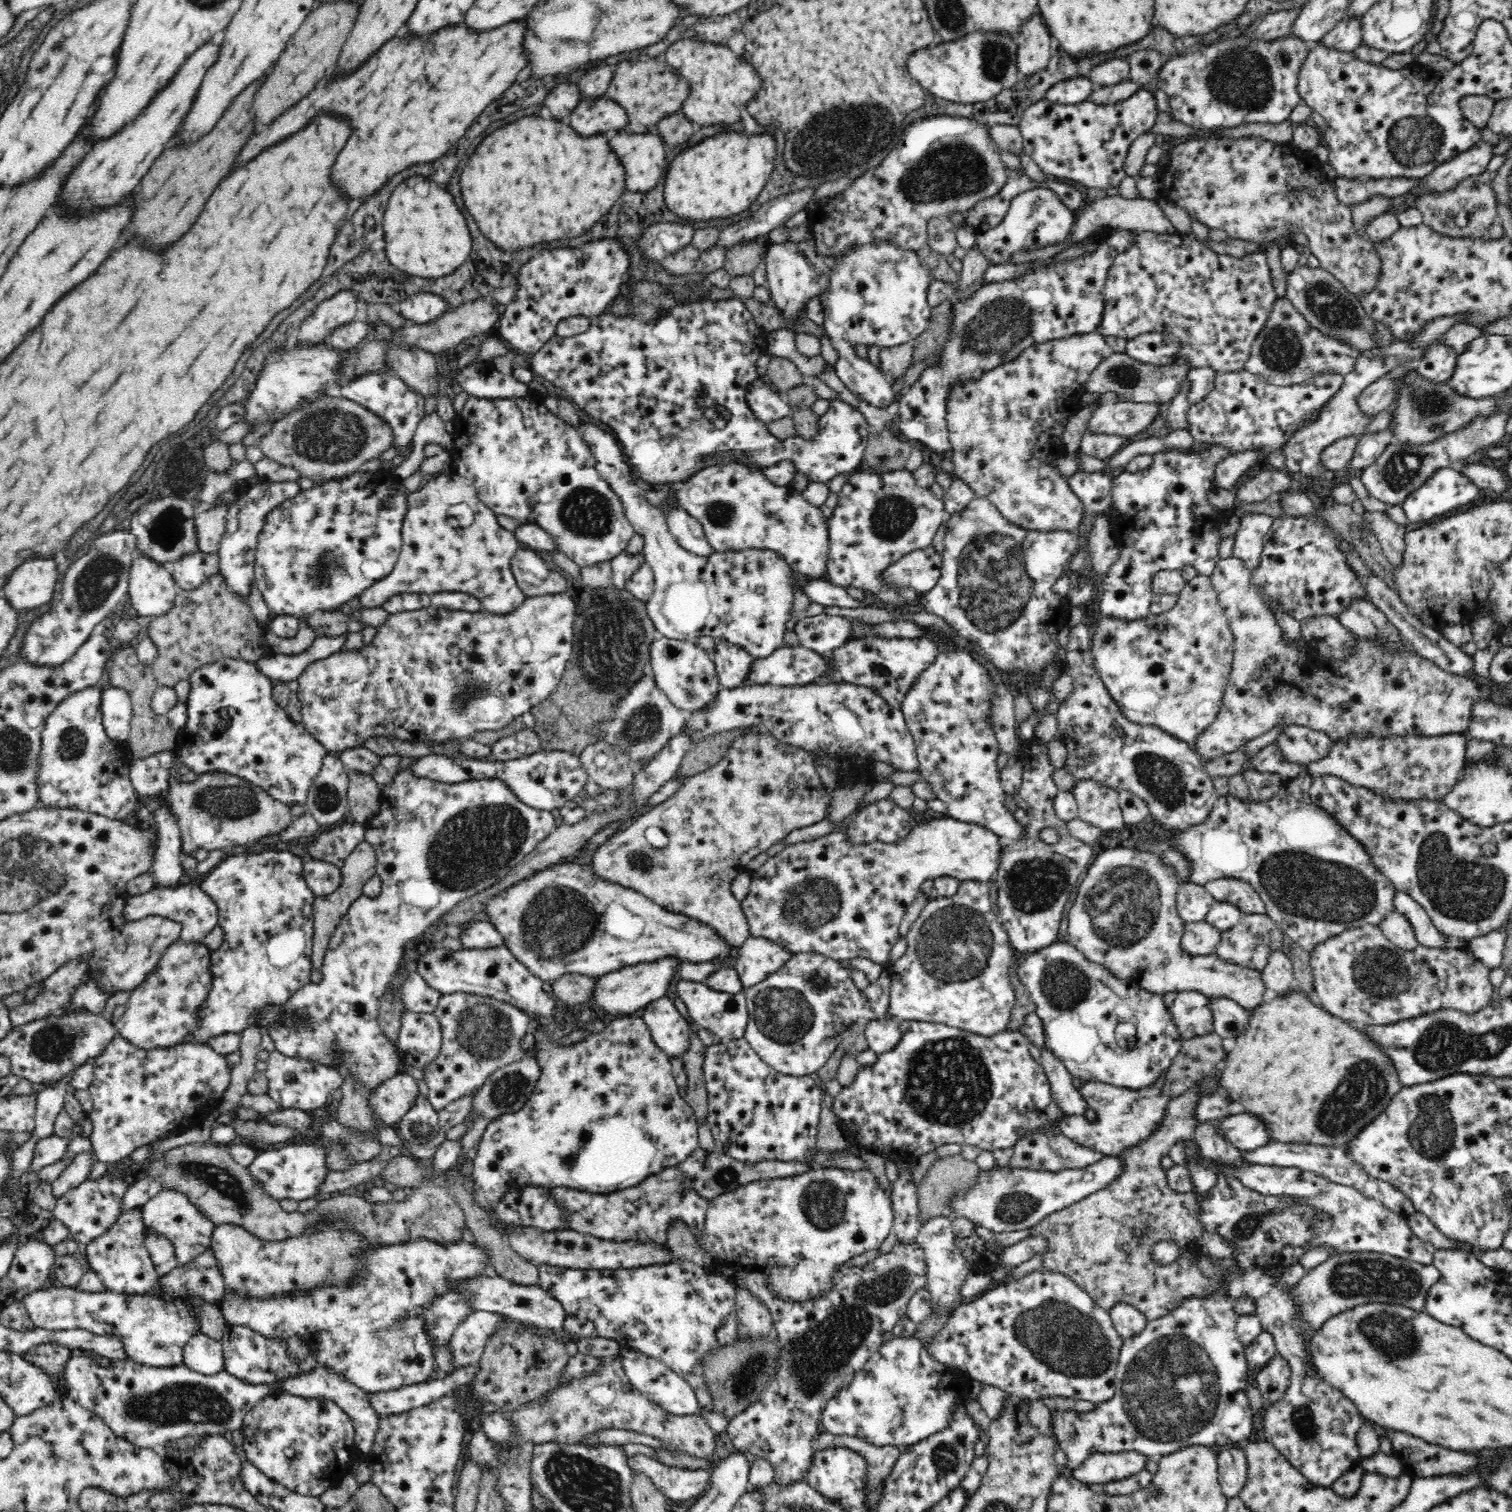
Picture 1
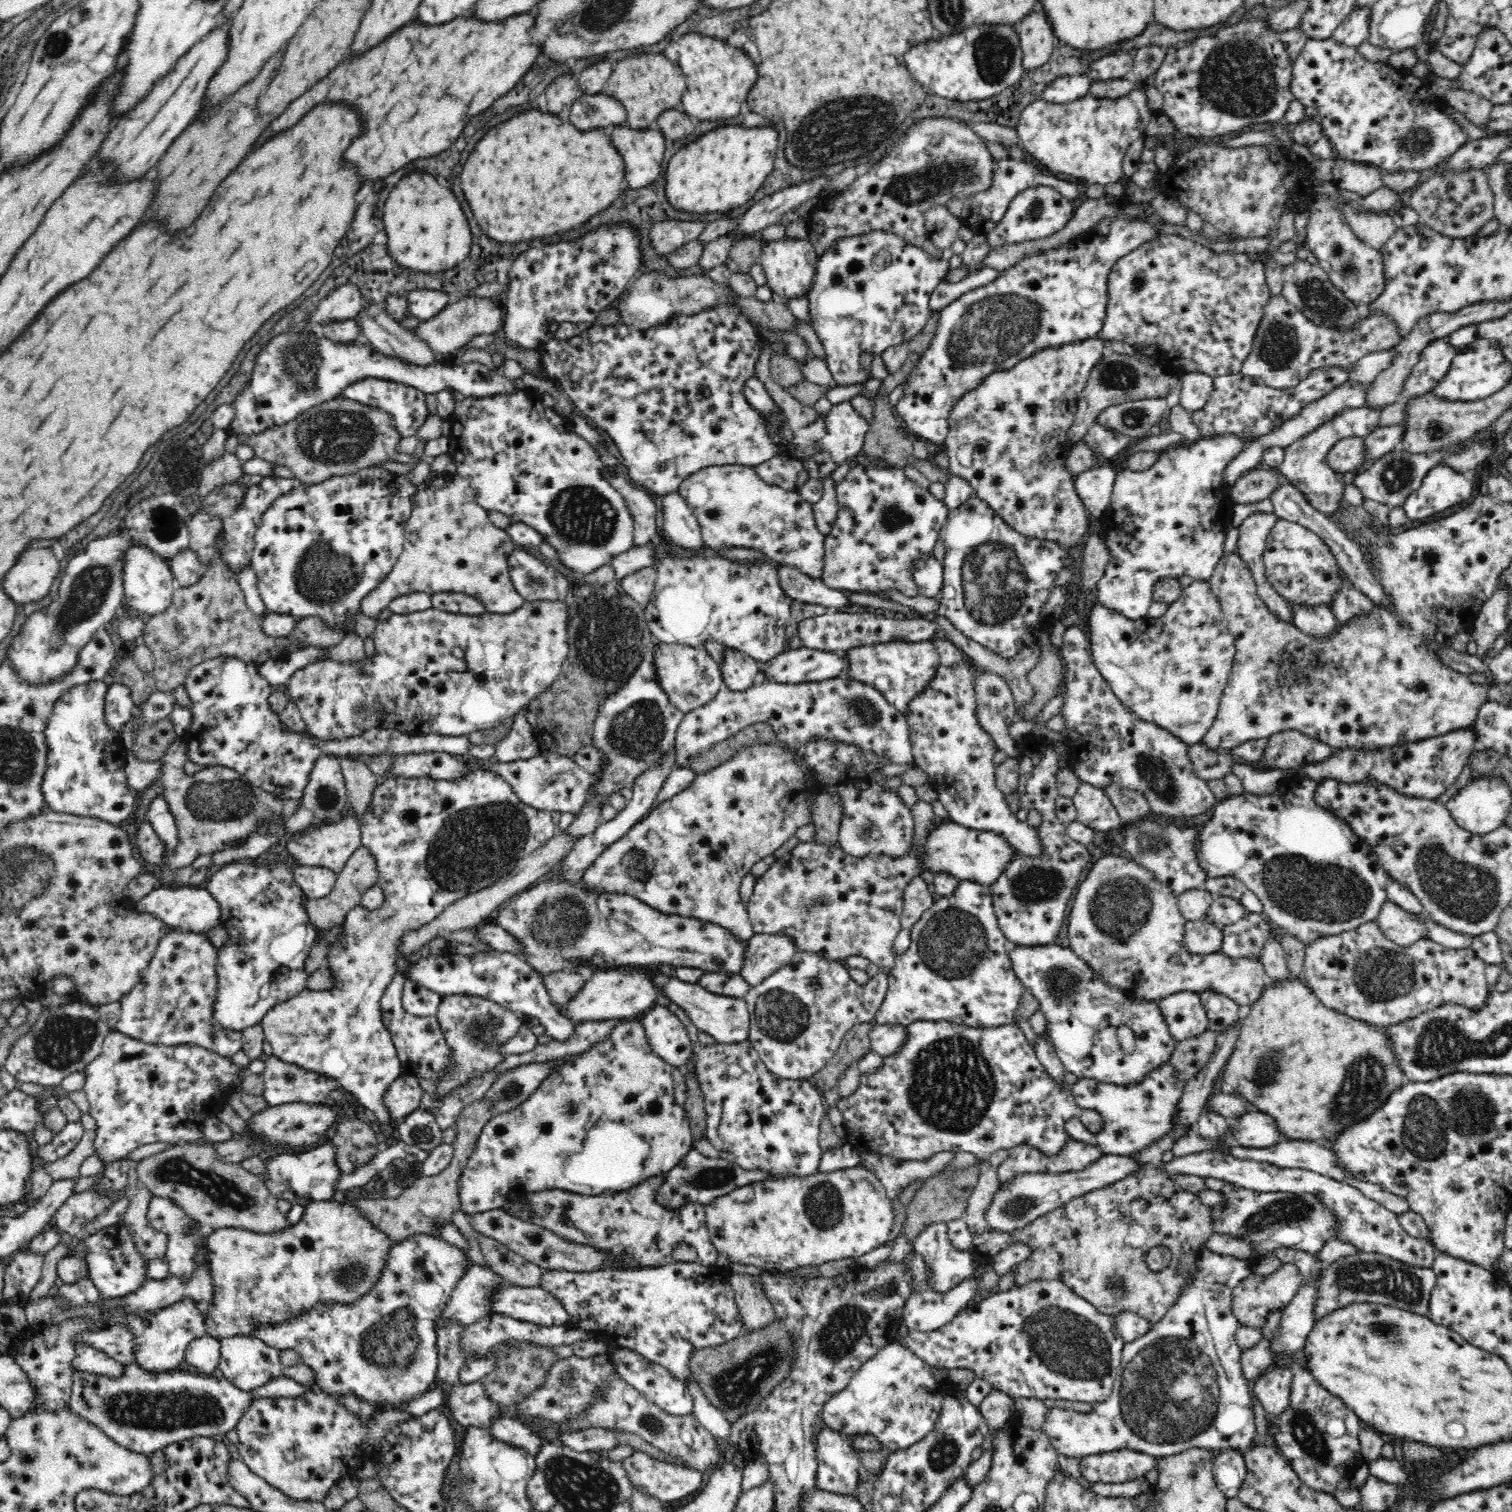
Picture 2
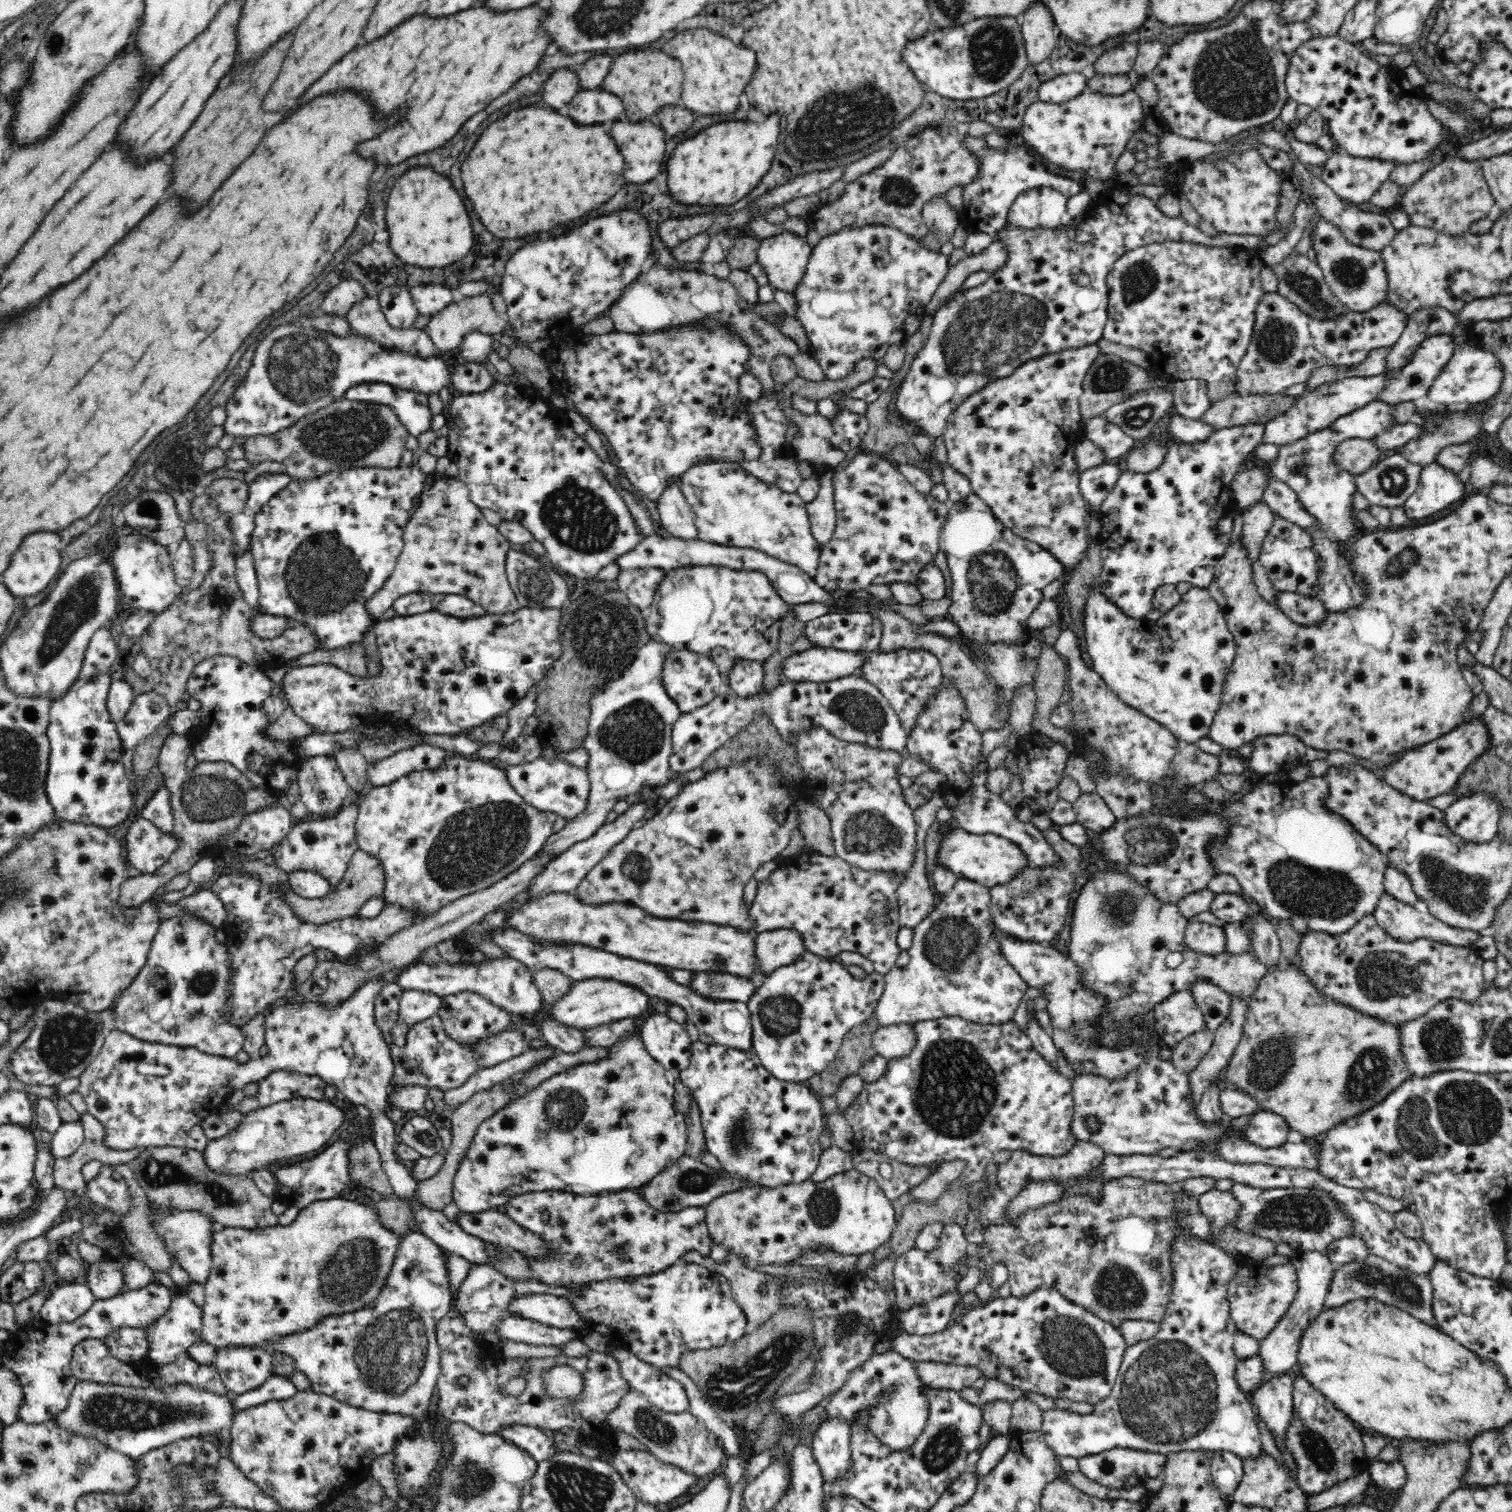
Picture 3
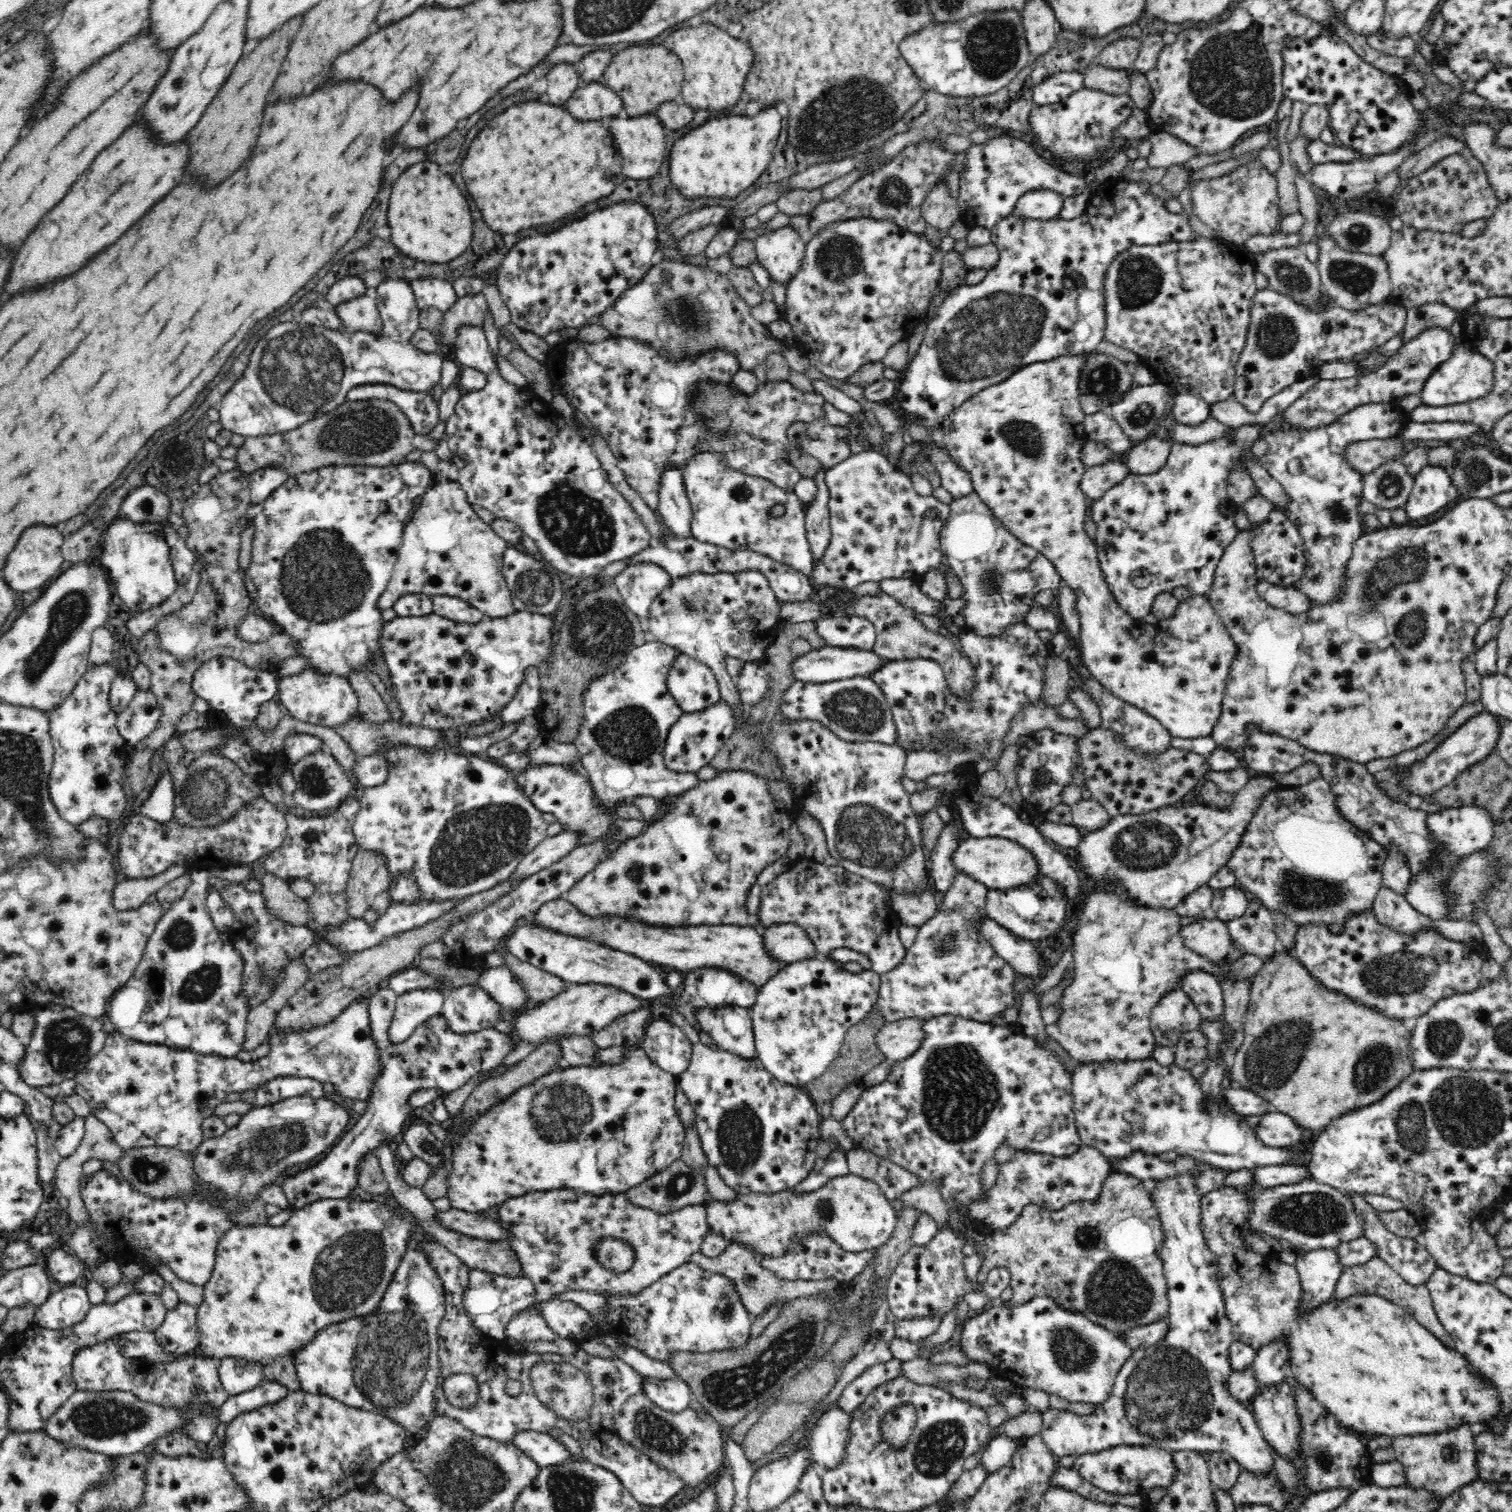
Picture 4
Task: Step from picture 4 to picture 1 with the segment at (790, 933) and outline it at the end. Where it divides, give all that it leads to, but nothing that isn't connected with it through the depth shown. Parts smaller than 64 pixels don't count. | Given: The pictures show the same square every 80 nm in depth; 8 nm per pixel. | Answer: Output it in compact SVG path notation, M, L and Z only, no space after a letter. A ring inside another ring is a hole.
M763 936L750 937L736 950L734 967L743 984L743 991L782 968L793 955L783 944Z

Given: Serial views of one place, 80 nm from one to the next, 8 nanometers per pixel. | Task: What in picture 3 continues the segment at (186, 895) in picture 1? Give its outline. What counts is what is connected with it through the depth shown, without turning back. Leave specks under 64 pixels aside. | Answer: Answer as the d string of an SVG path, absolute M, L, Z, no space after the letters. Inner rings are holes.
M210 887L184 898L176 906L169 906L162 901L159 911L161 912L161 918L164 919L176 916L182 910L191 910L197 916L203 916L205 920L216 928L222 927L227 921L224 903Z

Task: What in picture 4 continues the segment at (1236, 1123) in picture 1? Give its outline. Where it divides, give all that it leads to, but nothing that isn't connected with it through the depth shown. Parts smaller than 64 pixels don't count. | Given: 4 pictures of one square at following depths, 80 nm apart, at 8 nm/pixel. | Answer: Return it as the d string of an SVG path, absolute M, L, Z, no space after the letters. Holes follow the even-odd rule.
M1273 1110L1262 1116L1255 1135L1272 1148L1288 1149L1309 1139L1303 1130L1292 1117Z

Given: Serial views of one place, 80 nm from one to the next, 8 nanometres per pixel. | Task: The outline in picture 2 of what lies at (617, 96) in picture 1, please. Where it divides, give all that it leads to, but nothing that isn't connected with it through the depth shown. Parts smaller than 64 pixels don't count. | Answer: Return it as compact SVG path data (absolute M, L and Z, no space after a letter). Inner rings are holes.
M640 54L640 56L624 56L618 58L614 62L614 70L612 76L608 78L606 86L604 86L604 94L614 96L616 100L620 100L626 110L628 110L628 126L630 128L646 128L650 122L654 122L664 110L674 108L676 104L680 104L680 98L686 90L686 80L684 73L681 71L678 63L674 64L666 58L665 54ZM650 112L650 120L642 118L642 114L648 116Z

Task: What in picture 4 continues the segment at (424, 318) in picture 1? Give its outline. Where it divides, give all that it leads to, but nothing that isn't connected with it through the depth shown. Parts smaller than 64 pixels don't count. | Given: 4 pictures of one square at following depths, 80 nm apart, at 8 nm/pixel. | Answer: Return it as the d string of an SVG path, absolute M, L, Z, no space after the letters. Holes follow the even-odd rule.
M422 276L412 280L410 286L413 288L415 301L420 309L434 306L446 312L459 298L452 282L433 276Z

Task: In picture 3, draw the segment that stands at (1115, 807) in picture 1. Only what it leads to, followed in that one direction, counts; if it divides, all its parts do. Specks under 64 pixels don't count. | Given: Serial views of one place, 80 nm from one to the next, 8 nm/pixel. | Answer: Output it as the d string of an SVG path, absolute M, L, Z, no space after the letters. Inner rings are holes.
M1093 793L1081 794L1073 802L1073 809L1076 812L1076 823L1085 827L1090 833L1100 834L1106 828L1110 828L1117 819L1102 797Z

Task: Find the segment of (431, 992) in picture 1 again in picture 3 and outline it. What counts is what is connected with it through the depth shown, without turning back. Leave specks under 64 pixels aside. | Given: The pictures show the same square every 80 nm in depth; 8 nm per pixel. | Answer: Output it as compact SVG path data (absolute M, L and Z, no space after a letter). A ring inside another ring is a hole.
M405 990L399 996L396 1022L390 1028L388 1042L404 1046L412 1025L438 1015L441 997L421 990Z

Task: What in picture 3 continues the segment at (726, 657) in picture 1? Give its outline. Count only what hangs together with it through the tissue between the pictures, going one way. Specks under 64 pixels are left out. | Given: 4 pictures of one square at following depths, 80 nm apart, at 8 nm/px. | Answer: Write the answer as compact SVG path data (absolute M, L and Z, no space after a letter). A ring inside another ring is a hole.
M735 658L733 671L728 676L729 686L740 698L752 698L764 690L764 665L760 661Z

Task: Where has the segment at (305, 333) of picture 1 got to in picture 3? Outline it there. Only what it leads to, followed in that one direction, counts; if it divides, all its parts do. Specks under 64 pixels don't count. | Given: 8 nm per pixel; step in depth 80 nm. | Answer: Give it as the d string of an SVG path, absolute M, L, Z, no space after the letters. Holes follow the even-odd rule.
M346 278L326 293L321 304L321 310L326 314L343 316L352 308L352 304L356 304L366 297L365 288L359 280Z

